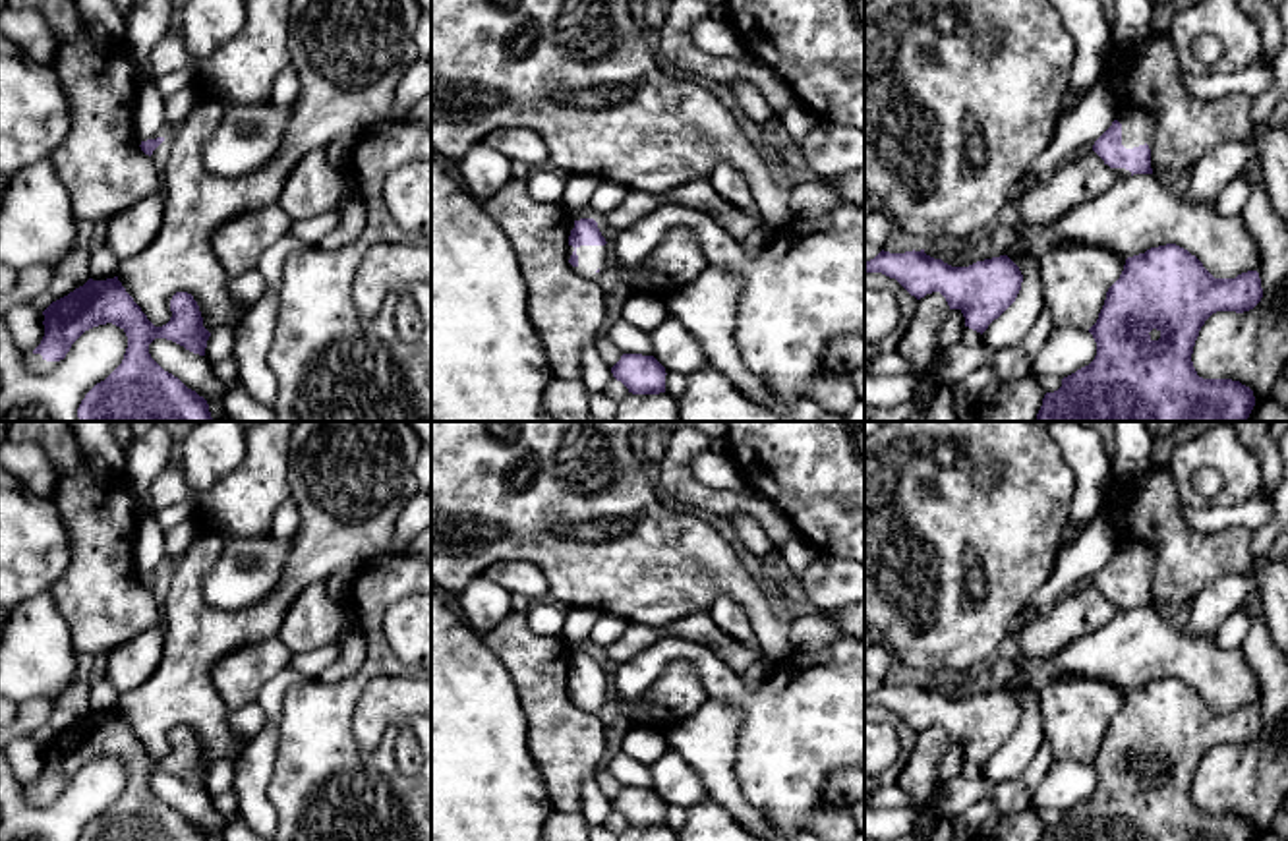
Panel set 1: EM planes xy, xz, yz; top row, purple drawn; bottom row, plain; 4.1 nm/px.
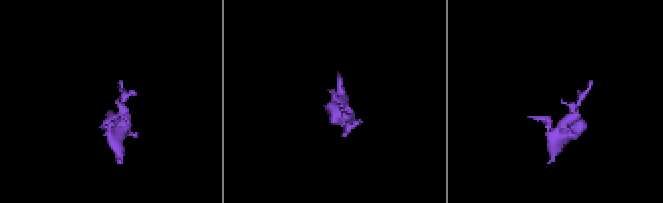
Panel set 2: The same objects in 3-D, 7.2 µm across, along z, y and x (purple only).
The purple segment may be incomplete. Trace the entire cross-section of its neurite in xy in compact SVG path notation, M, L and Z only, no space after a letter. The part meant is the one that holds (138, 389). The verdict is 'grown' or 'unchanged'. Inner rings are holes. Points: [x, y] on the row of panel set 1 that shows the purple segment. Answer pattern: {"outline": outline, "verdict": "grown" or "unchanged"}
{"outline": "M118 276L89 278L43 311L44 336L31 354L23 354L23 363L31 373L44 375L85 331L112 323L126 333L128 348L122 363L81 400L79 421L213 421L207 400L149 354L155 338L166 338L205 356L211 333L193 296L176 292L170 311L170 321L155 327Z", "verdict": "grown"}

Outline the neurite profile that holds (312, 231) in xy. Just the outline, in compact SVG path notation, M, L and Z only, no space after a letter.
M327 211L306 220L296 220L290 224L288 236L298 238L309 247L317 247L327 234L338 224L338 211Z

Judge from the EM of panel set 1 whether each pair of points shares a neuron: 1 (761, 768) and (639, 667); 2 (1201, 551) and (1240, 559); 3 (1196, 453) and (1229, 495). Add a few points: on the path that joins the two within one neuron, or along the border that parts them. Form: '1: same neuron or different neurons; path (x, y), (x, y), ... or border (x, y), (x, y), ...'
1: same neuron; path (761, 725), (761, 718), (695, 654), (681, 652)
2: same neuron; path (1211, 553), (1230, 555)
3: same neuron; path (1209, 453), (1229, 472), (1229, 482)

